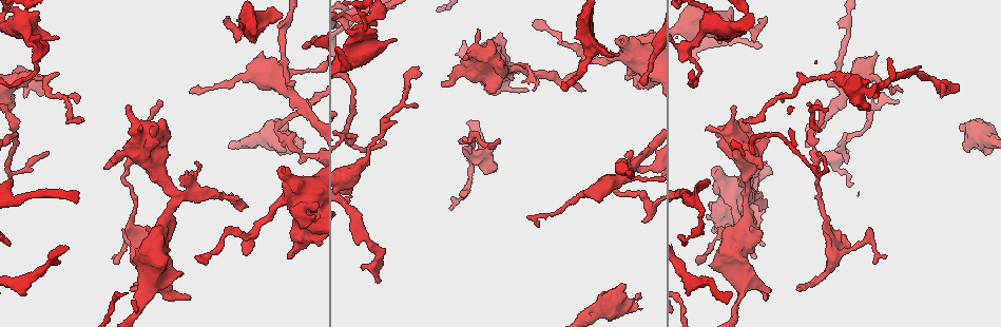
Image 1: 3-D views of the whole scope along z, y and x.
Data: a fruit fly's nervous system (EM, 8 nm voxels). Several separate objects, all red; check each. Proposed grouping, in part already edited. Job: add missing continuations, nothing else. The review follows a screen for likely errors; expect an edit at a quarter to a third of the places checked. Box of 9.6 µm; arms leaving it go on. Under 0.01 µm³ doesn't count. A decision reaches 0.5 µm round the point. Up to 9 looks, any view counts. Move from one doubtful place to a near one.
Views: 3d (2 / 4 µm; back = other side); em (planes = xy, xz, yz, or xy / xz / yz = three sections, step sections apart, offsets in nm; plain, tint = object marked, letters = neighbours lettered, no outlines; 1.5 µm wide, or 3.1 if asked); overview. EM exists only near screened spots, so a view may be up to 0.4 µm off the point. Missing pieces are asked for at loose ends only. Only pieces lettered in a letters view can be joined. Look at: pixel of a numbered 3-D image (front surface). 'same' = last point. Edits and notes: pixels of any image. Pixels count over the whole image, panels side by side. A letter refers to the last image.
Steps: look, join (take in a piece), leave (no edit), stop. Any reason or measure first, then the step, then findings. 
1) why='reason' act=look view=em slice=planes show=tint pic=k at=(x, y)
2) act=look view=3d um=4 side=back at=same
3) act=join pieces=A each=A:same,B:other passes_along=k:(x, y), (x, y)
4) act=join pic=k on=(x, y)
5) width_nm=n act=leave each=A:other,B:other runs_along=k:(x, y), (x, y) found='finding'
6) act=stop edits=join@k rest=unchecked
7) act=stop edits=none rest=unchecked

why='branch stops here' act=look view=3d um=4 pic=1 at=(767, 207)

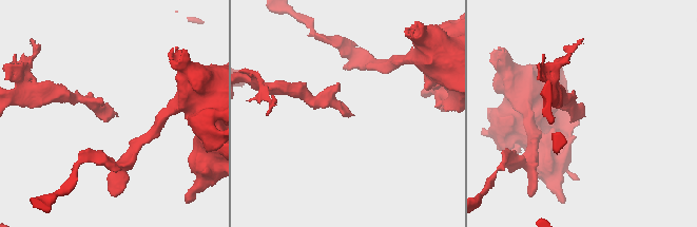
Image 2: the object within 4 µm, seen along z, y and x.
why='shape alone is not enough' act=look view=em slice=xz step=4 show=tint pic=2 at=(349, 116)

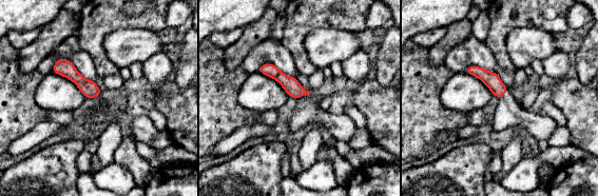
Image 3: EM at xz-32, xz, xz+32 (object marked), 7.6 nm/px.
why='cut it another way' act=look view=em slice=planes show=letters at=same

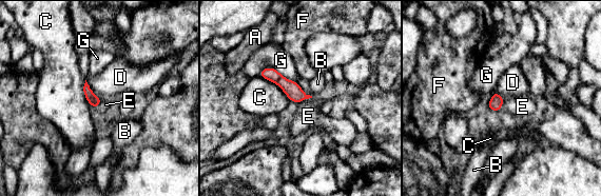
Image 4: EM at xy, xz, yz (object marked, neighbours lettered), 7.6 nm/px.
act=join pieces=E each=A:other,B:other,C:other,D:other,E:same,F:other,G:other found='it goes on there'

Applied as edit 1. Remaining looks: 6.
why='see it whole again' act=look view=overview

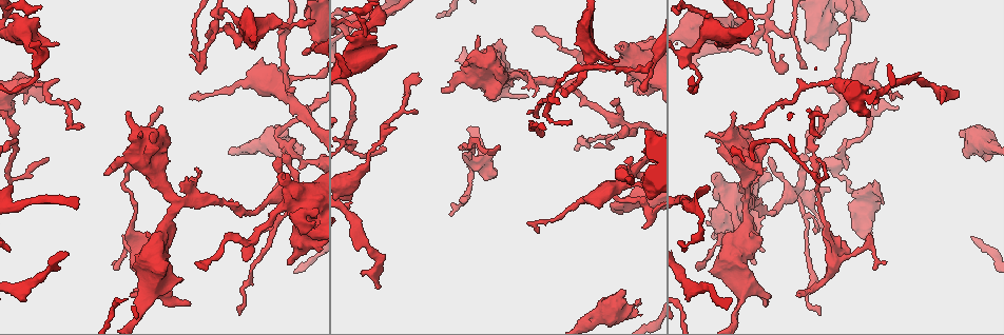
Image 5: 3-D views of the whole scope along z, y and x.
why='an open end' act=look view=em slice=yz step=4 show=tint pic=5 at=(493, 173)

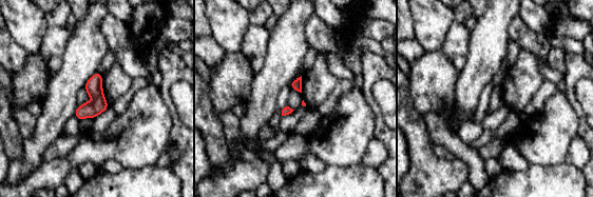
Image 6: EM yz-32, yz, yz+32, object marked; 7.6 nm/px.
act=look view=em slice=planes show=tint at=same

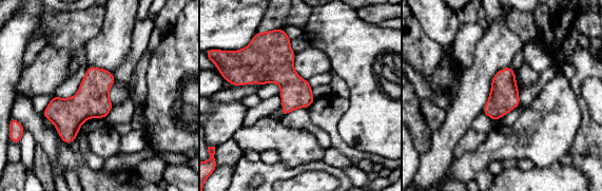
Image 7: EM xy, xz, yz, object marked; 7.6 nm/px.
why='what lies round it' act=look view=em slice=planes show=letters at=same

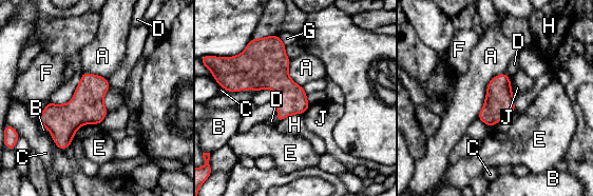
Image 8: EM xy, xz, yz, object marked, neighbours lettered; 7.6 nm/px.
act=leave each=A:other,B:other,C:other,D:other,E:other,F:other,G:other,H:other,J:other border=8:(302, 114), (291, 114), (278, 122) found='no lettered piece goes on from it'

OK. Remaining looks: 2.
why='tapers out' act=look view=em slice=xy step=4 show=tint pic=5 at=(642, 226)

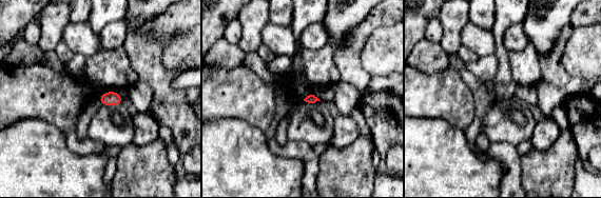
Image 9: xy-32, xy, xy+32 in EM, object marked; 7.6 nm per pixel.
act=look view=em slice=planes show=letters at=same

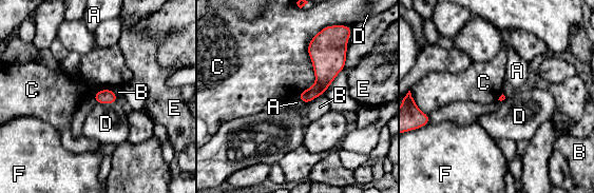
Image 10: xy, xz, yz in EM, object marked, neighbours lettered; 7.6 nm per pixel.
longest_contact=C:600nm act=leave each=A:other,B:other,C:other,D:other,E:other,F:other border=10:(324, 26), (296, 97) found='none of them fits'

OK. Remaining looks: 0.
act=stop edits=join@4 rest=unchecked

